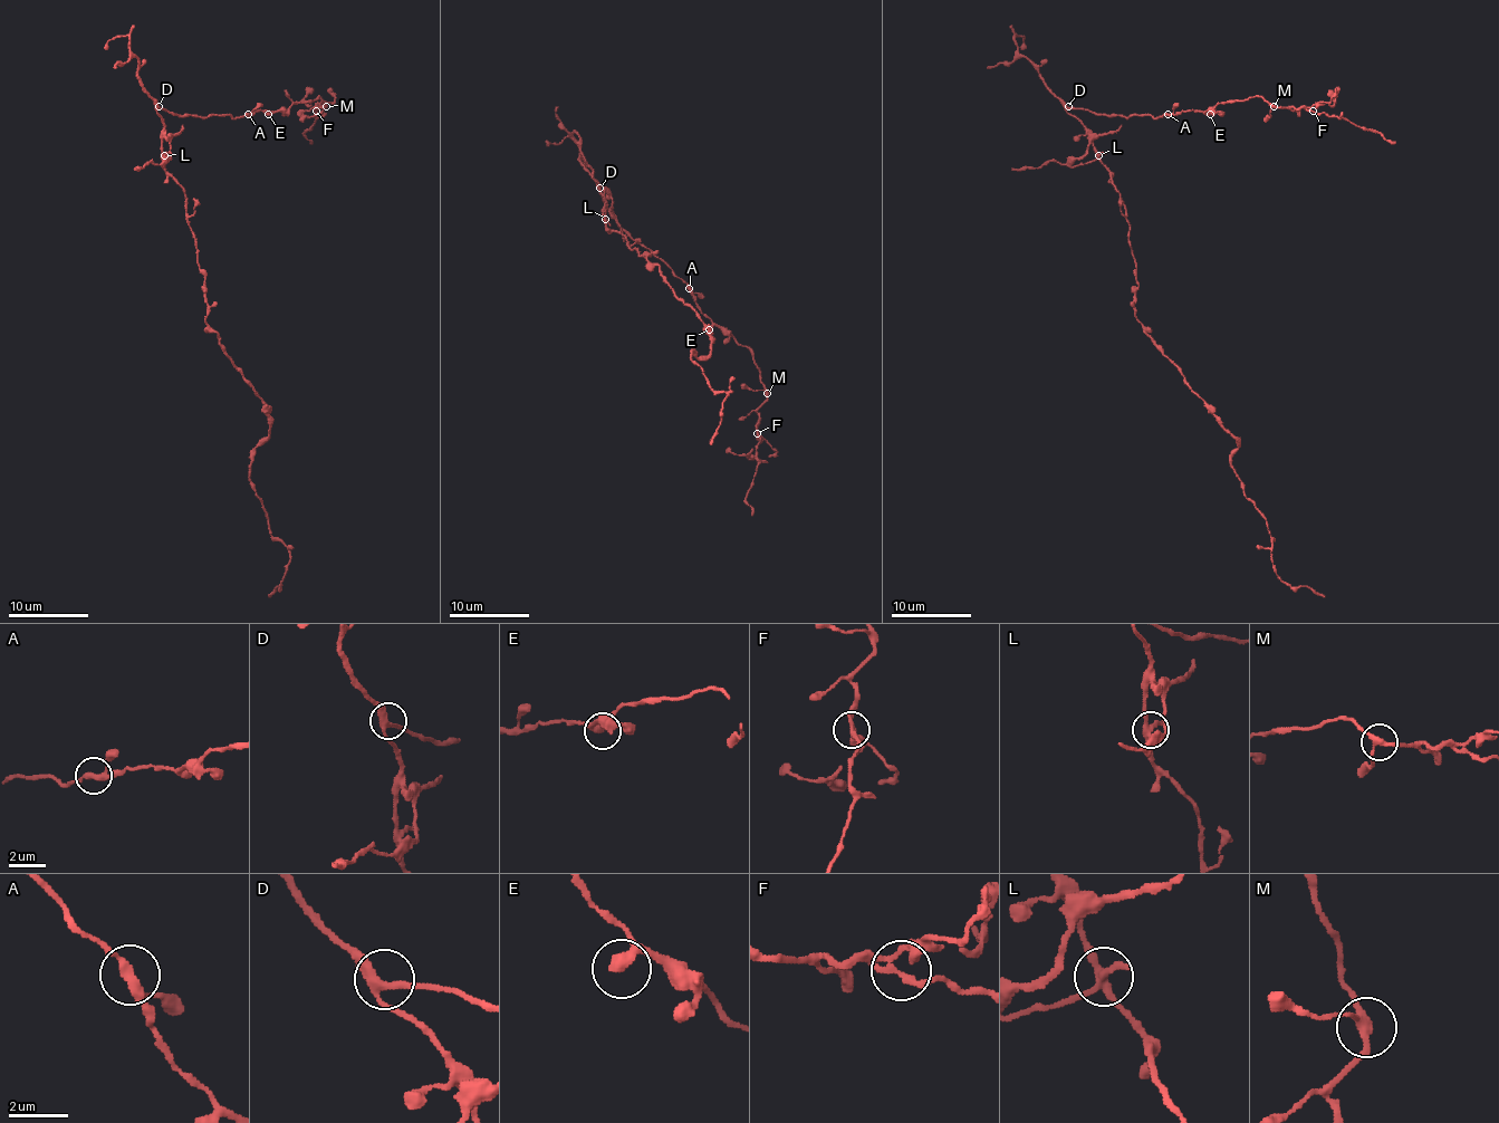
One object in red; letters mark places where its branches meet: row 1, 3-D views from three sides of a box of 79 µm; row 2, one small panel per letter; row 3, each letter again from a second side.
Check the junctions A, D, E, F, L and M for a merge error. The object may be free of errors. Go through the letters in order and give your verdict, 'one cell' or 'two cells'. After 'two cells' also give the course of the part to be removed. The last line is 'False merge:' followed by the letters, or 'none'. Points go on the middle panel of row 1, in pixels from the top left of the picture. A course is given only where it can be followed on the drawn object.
A: one cell
D: one cell
E: one cell
F: one cell
L: two cells; course (606, 218), (606, 192), (612, 200), (612, 212), (624, 242)
M: one cell
False merge: L

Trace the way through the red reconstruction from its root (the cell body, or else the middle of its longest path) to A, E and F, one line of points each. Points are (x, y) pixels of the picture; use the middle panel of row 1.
A: (625, 240), (606, 226), (606, 198), (597, 186), (615, 222), (689, 288)
E: (625, 240), (606, 226), (606, 198), (597, 186), (615, 222), (688, 286), (695, 306), (711, 322), (709, 329)
F: (625, 240), (606, 226), (597, 186), (615, 222), (749, 349), (767, 397), (757, 433)

